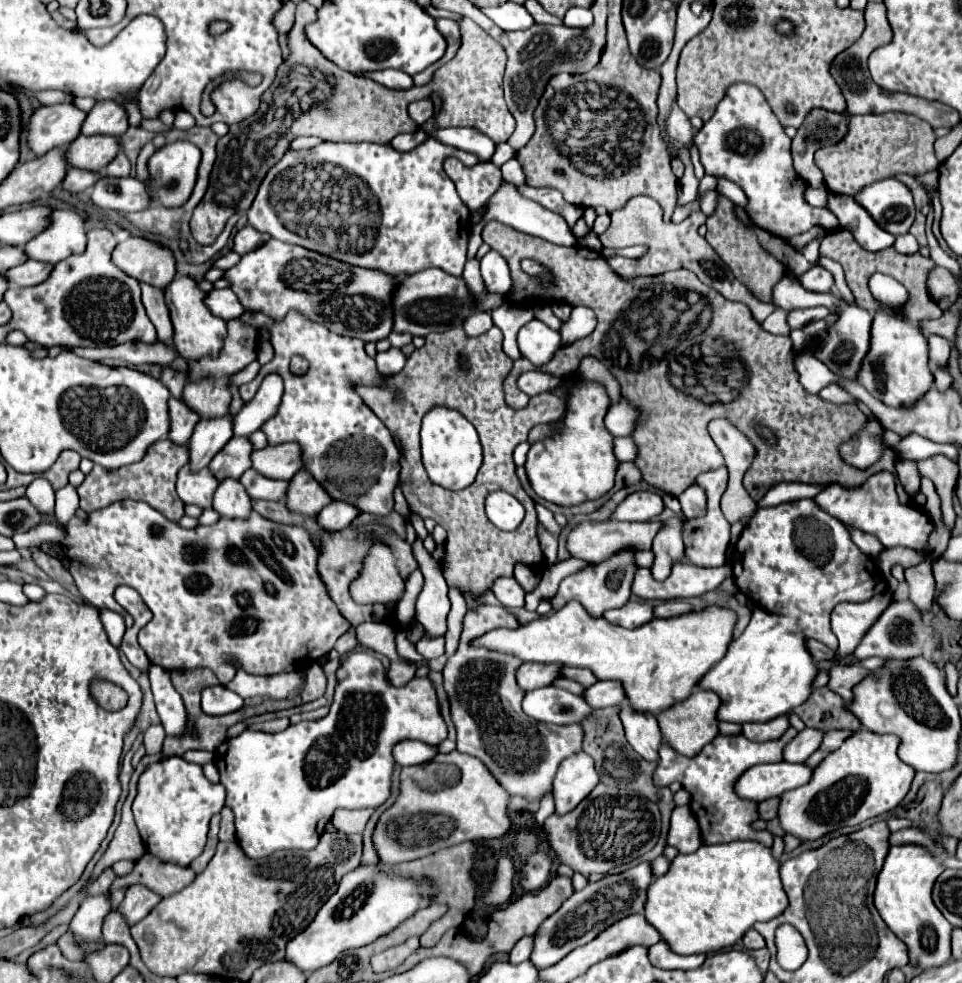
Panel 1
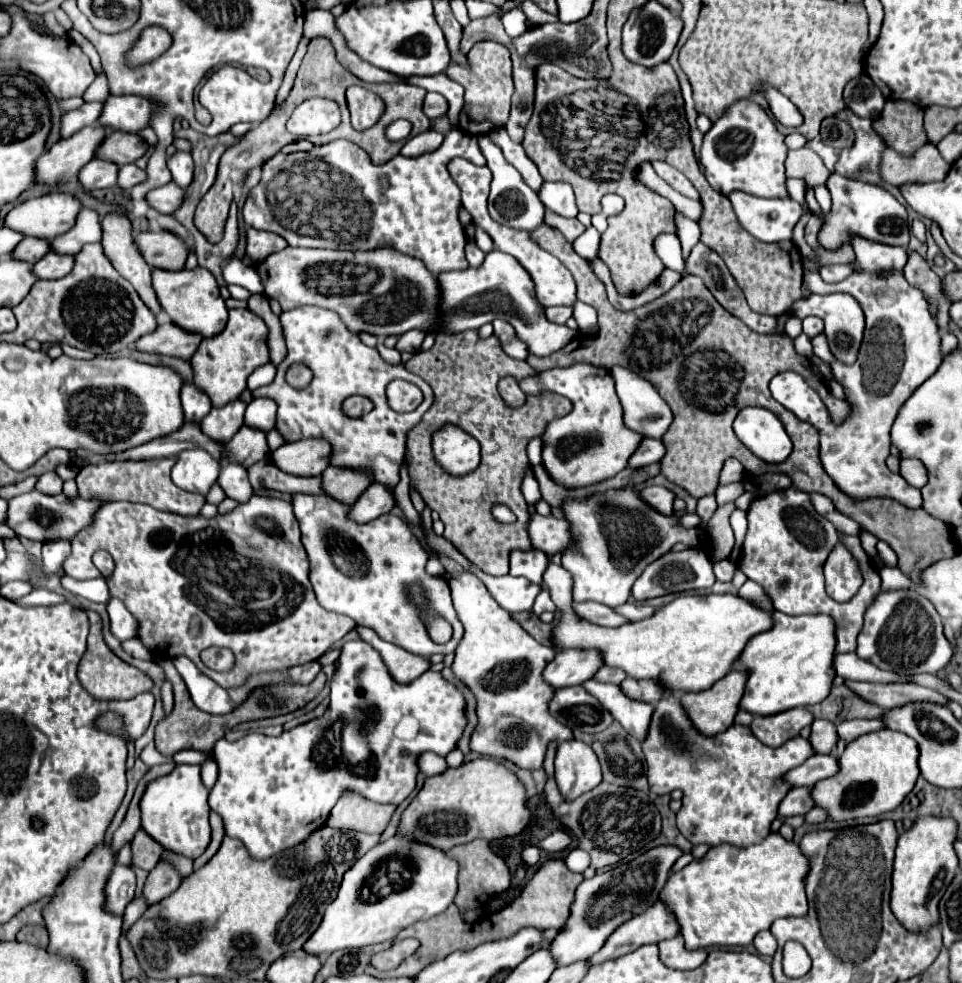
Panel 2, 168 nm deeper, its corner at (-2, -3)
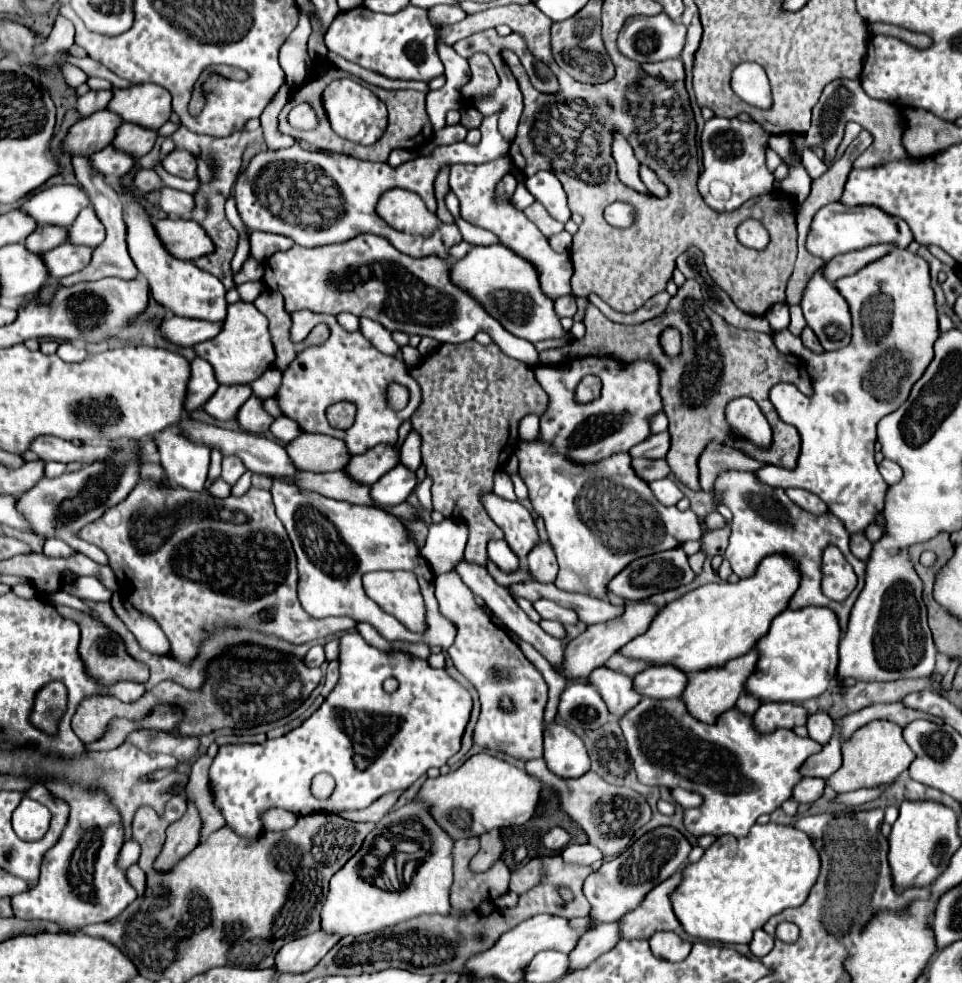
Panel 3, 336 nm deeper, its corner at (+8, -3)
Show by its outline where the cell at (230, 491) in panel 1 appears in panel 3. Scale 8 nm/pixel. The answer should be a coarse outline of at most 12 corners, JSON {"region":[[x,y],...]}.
{"region":[[223,457],[221,479],[235,485],[245,473],[245,465],[239,457]]}

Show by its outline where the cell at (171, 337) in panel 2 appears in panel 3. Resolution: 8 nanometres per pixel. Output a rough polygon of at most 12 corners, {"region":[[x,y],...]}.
{"region":[[167,317],[161,333],[181,347],[213,339],[223,321]]}

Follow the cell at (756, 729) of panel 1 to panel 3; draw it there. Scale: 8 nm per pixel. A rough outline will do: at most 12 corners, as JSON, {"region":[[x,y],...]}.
{"region":[[769,701],[753,715],[755,727],[771,733],[807,723],[797,703]]}

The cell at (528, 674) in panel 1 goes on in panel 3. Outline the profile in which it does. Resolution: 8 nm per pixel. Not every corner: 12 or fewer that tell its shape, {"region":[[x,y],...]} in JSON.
{"region":[[627,601],[625,611],[587,627],[565,647],[559,673],[587,677],[643,635],[659,605]]}

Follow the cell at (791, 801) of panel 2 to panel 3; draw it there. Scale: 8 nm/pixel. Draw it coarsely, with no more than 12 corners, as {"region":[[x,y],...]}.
{"region":[[805,777],[793,789],[793,799],[813,803],[823,795],[825,779]]}

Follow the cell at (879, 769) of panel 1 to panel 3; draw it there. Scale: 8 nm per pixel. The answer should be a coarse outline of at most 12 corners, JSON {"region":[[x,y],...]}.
{"region":[[893,721],[843,741],[837,793],[891,785],[915,759]]}

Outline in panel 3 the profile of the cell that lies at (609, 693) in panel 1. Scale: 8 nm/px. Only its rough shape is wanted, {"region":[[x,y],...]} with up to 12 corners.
{"region":[[653,665],[635,679],[635,689],[653,699],[681,697],[687,673]]}

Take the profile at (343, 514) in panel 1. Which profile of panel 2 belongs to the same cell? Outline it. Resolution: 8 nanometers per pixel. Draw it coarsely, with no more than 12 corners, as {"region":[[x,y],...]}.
{"region":[[381,485],[351,505],[347,517],[369,523],[395,505],[393,493]]}

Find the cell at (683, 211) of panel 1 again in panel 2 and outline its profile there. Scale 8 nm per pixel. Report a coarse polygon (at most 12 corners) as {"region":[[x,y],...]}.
{"region":[[677,233],[655,239],[657,257],[683,273],[681,241]]}

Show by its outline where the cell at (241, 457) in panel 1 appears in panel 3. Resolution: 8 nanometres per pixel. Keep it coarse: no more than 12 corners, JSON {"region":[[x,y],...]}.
{"region":[[251,395],[237,419],[245,431],[267,431],[275,421]]}

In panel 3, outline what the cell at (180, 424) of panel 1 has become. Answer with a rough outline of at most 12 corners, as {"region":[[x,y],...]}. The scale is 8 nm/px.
{"region":[[201,357],[191,363],[185,409],[207,403],[219,389],[213,365]]}

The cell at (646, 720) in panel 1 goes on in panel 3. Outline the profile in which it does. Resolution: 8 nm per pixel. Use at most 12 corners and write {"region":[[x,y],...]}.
{"region":[[599,667],[589,675],[619,717],[639,703],[633,677]]}

